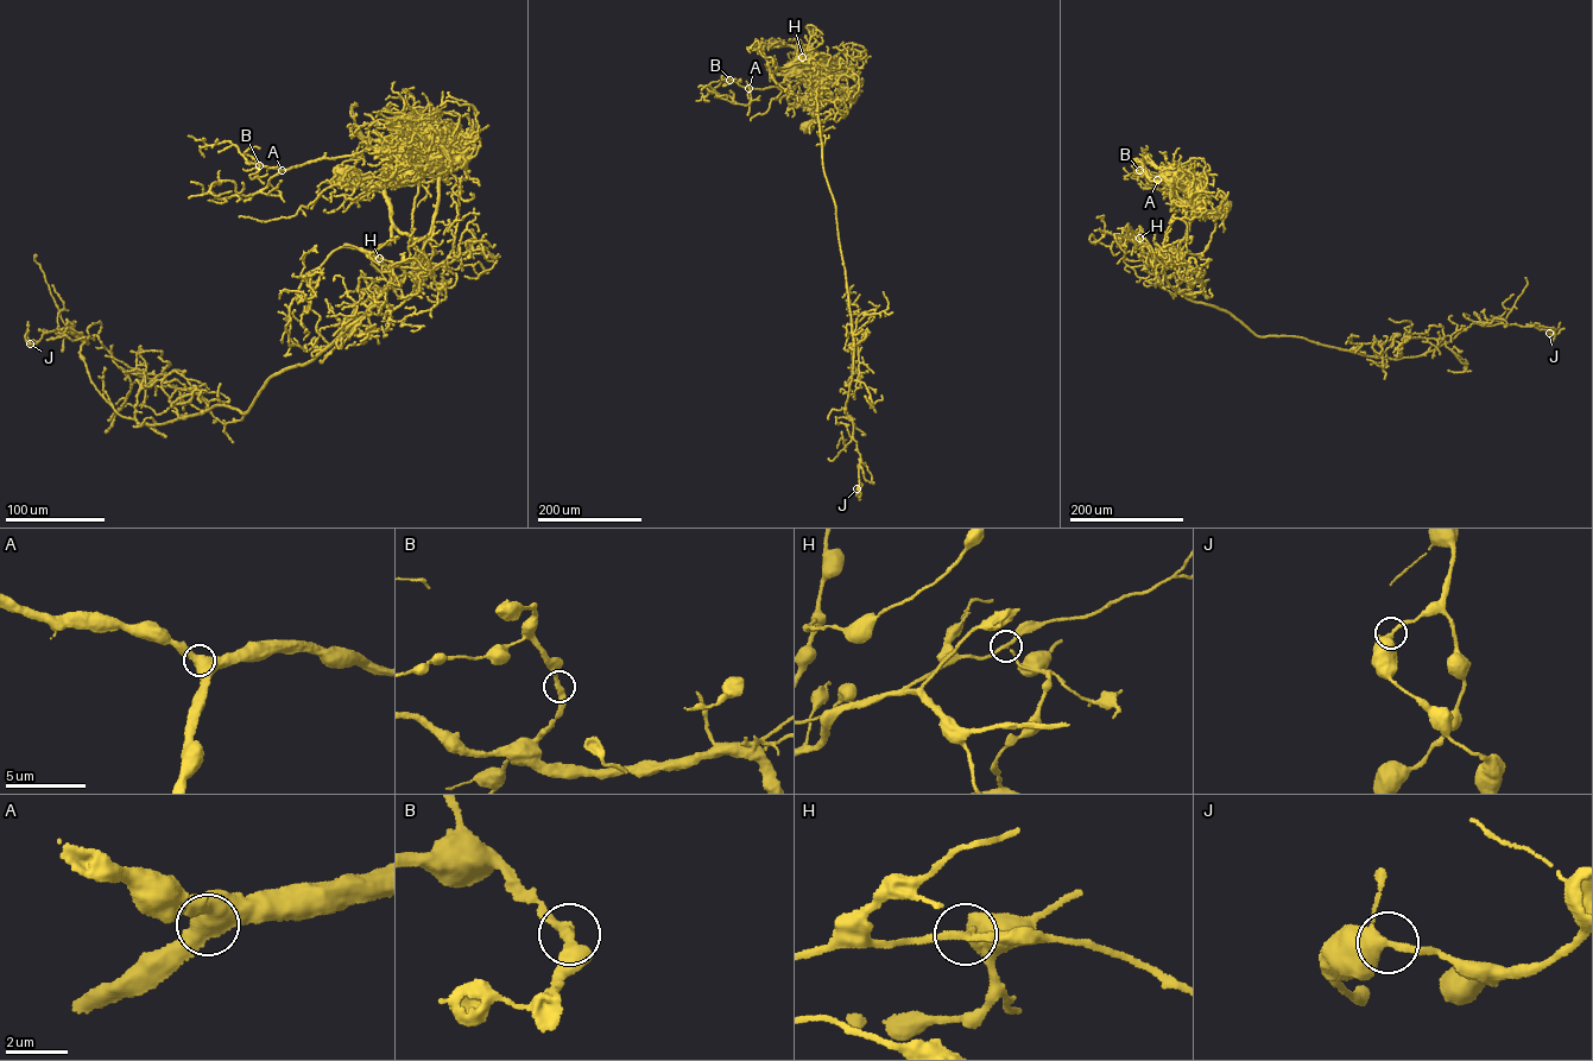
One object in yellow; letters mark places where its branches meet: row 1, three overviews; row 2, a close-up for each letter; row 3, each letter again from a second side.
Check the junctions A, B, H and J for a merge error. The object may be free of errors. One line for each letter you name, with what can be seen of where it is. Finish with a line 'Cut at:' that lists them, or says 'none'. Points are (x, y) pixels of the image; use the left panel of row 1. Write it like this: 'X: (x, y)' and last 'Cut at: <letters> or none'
H: (379, 258)
Cut at: H

